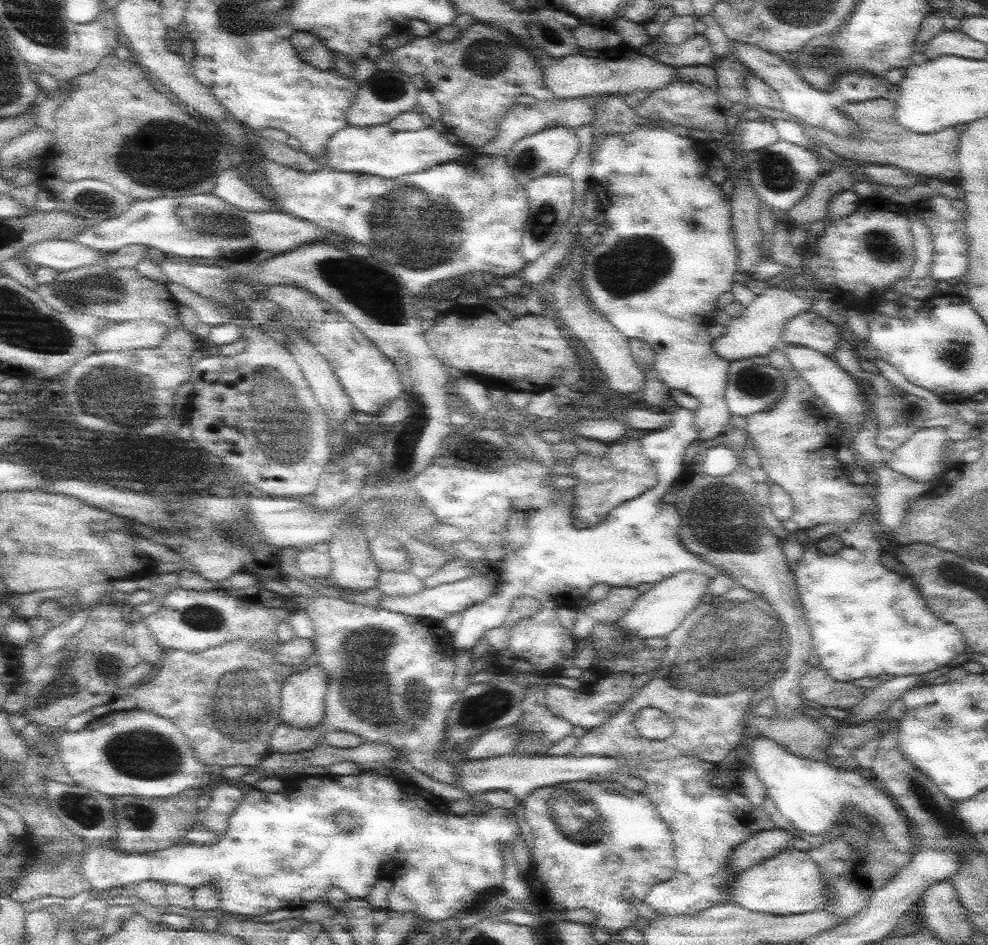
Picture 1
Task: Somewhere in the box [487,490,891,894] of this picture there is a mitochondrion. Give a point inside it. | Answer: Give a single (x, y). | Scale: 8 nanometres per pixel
(714, 679)

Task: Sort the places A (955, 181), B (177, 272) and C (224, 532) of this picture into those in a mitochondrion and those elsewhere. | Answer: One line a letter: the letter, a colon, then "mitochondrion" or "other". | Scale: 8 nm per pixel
A: other
B: other
C: mitochondrion

